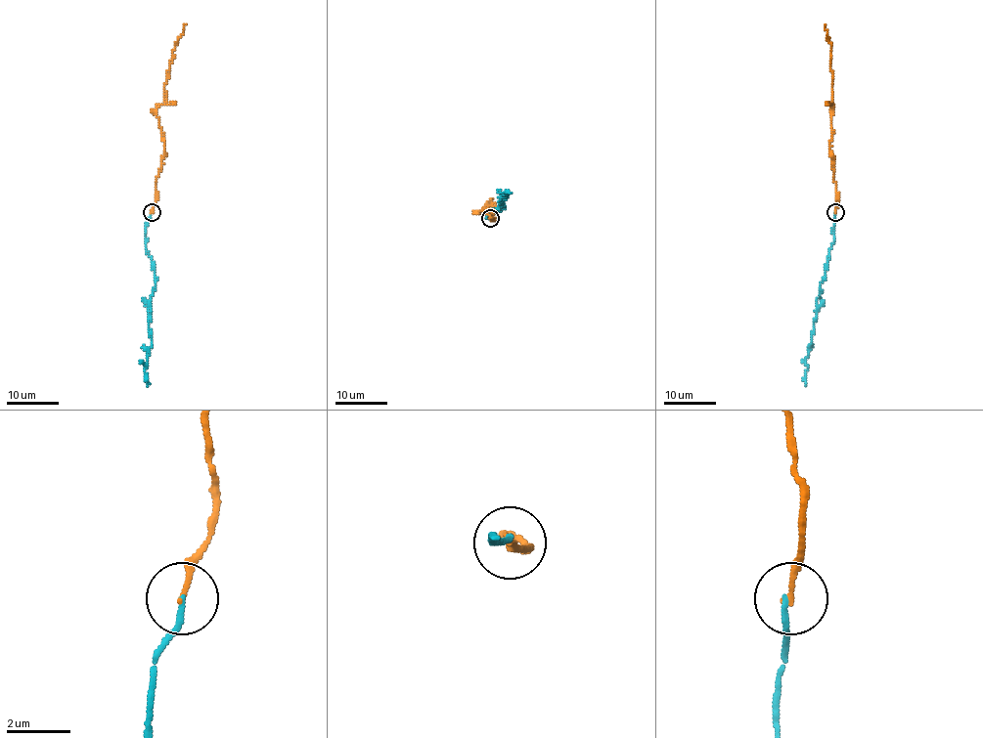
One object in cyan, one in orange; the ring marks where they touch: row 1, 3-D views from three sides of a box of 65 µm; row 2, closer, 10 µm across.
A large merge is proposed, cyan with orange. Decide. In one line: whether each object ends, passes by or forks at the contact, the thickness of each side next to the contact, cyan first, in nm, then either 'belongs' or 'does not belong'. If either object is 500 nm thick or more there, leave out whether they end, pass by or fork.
cyan ends | orange ends | 160/160 nm | does not belong

